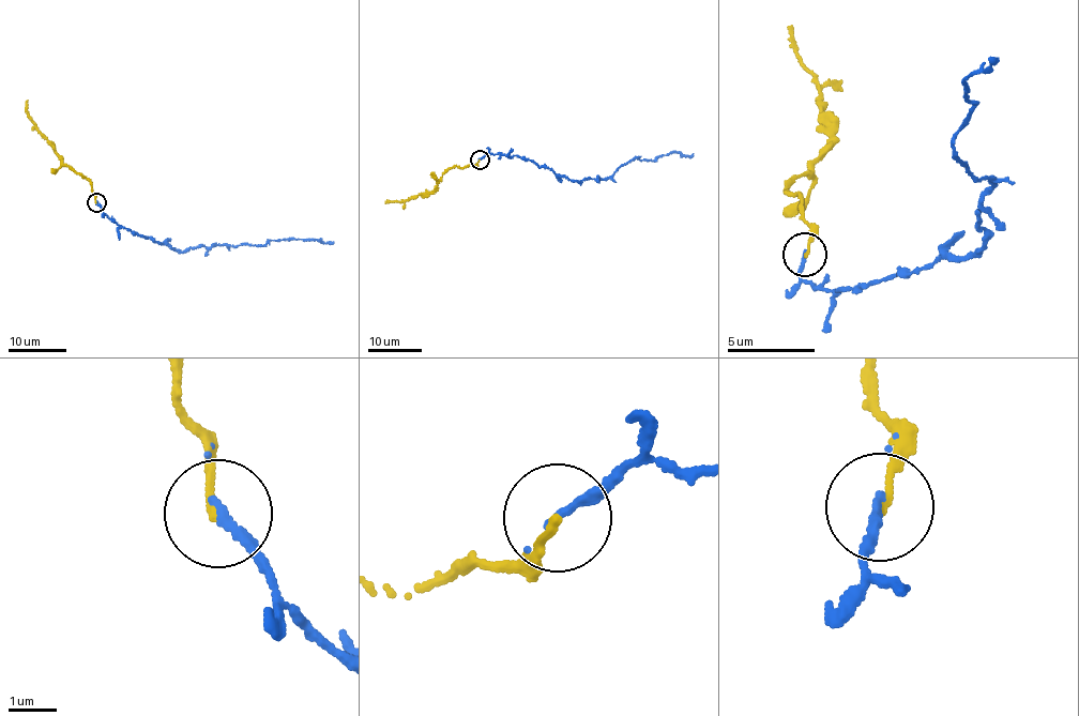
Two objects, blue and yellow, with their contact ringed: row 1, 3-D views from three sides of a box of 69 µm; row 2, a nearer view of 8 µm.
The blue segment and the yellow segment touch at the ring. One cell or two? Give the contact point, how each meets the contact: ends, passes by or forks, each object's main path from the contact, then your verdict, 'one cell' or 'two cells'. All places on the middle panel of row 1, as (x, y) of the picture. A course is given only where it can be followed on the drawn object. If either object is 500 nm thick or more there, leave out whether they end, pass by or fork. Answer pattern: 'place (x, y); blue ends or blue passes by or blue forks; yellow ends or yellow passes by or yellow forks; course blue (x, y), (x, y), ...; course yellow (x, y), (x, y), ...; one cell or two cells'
place (480, 160); blue ends; yellow ends; course blue (480, 160), (489, 153), (514, 155), (579, 181), (607, 179), (637, 157), (649, 161), (672, 152), (693, 154); course yellow (480, 160), (468, 166), (453, 166), (432, 191), (410, 199), (385, 202); one cell

